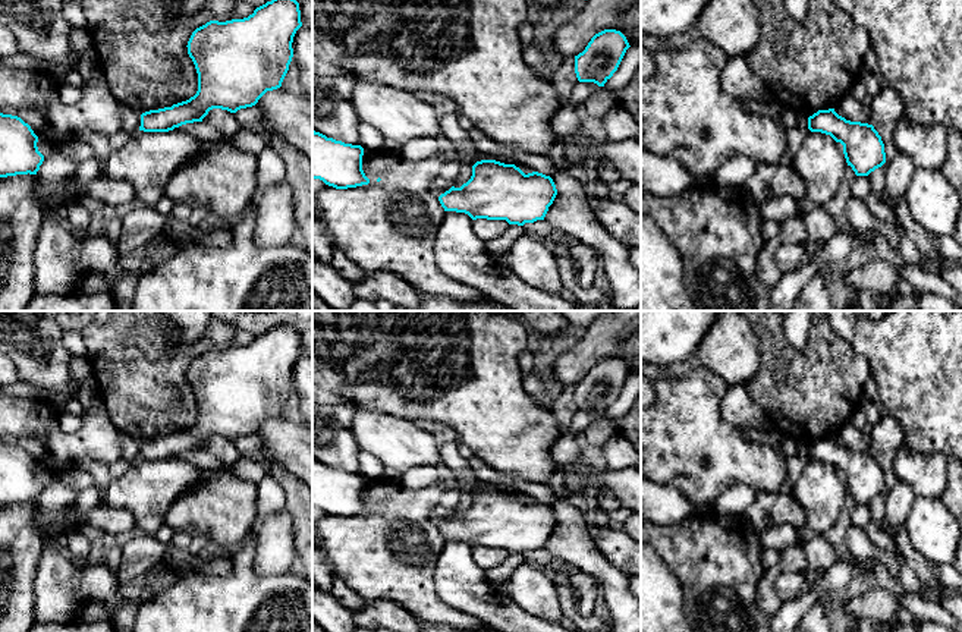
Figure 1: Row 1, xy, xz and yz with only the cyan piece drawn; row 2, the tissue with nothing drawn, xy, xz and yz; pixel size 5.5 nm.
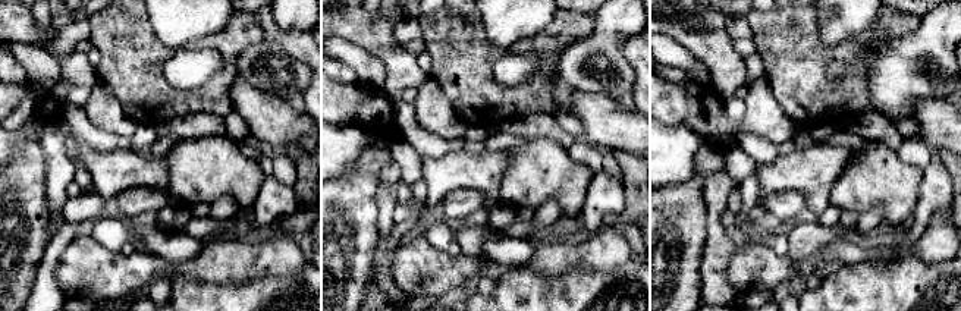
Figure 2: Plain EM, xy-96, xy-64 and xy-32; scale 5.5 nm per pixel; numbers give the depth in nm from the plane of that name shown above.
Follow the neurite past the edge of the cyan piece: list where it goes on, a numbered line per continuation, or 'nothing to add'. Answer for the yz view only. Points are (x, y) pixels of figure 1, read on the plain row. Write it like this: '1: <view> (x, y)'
nothing to add

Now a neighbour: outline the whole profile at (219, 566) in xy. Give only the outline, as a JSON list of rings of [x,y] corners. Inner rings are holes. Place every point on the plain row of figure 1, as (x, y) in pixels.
[[[216,556],[214,559],[202,560],[198,566],[194,566],[191,569],[182,569],[179,565],[160,565],[160,570],[173,572],[179,578],[195,575],[195,573],[229,576],[233,573],[235,566],[232,559]]]

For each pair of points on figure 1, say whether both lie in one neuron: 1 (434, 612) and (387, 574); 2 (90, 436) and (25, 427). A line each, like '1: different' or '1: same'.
1: same
2: same

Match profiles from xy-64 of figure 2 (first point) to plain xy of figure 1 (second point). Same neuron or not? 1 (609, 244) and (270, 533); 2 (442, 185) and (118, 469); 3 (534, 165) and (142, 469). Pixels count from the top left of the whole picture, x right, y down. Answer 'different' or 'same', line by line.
1: same
2: different
3: different

